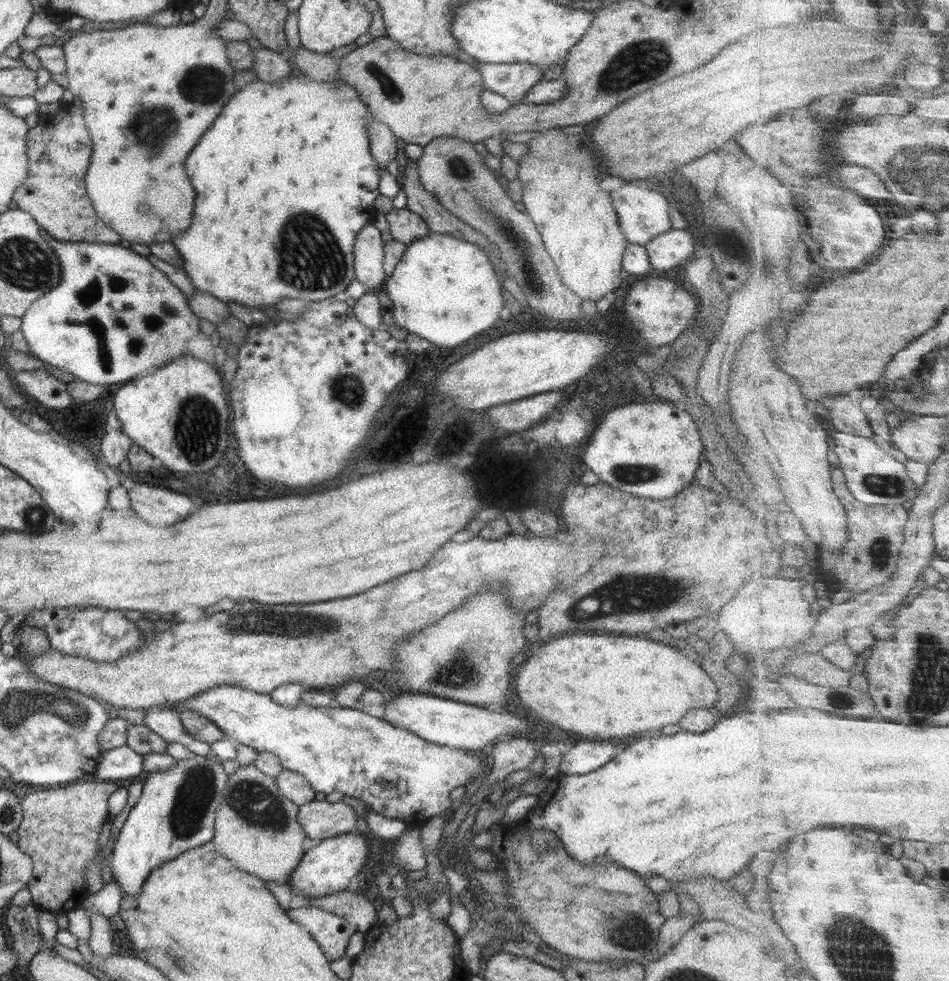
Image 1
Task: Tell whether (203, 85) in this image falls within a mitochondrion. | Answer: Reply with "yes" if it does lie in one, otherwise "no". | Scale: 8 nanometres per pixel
yes

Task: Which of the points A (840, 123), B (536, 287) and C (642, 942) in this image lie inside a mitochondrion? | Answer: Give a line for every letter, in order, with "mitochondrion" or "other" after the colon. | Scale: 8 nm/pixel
A: other
B: mitochondrion
C: other

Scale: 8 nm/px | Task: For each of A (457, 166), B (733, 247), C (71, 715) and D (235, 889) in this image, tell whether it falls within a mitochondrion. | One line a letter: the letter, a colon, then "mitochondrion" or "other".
A: mitochondrion
B: mitochondrion
C: mitochondrion
D: other

